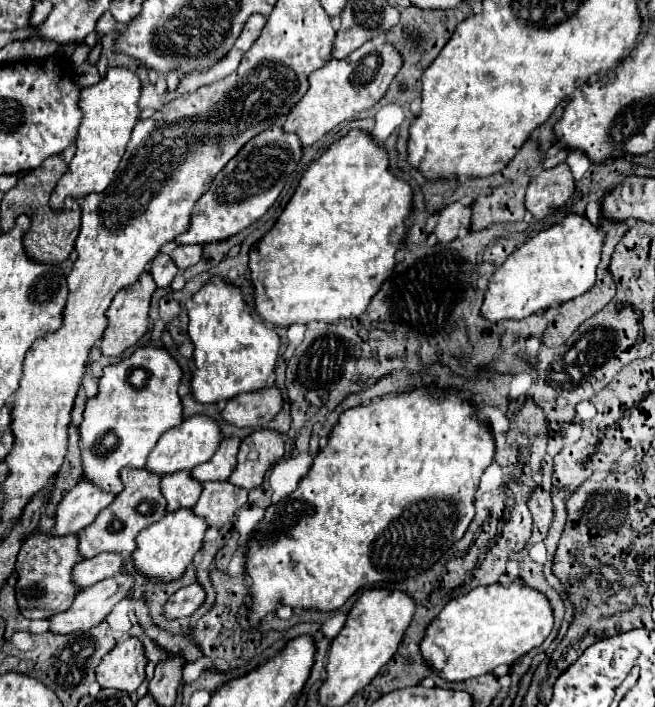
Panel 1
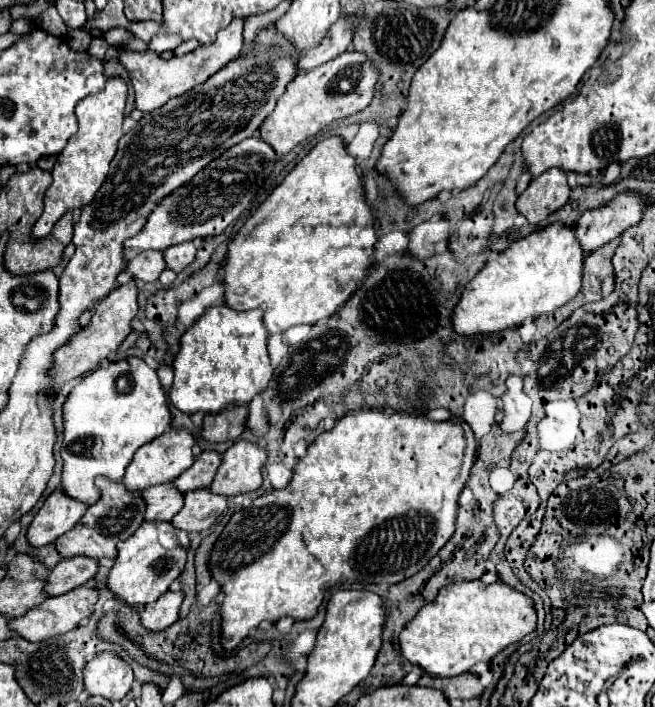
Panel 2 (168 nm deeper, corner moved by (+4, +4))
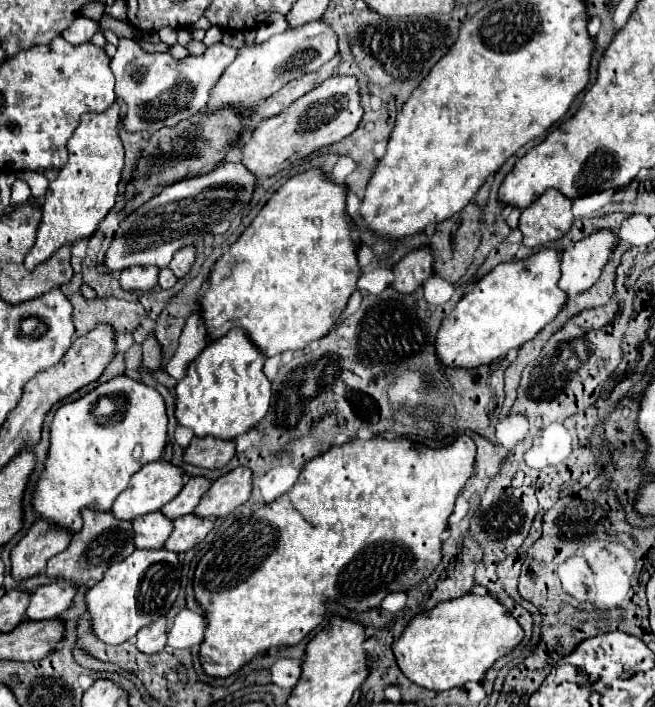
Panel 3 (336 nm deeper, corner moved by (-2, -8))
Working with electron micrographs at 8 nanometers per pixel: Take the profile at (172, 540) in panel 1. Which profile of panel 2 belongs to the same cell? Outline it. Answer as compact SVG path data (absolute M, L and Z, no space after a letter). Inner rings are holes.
M144 522L128 540L118 544L118 558L108 576L110 590L116 594L116 598L138 608L158 600L182 574L188 548L188 532L176 528L172 522Z

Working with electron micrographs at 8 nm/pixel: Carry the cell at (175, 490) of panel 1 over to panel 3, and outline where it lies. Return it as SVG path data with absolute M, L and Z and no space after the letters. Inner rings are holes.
M152 512L152 516L140 516L132 522L134 528L134 546L138 550L156 550L162 548L166 536L172 532L172 520L162 512Z

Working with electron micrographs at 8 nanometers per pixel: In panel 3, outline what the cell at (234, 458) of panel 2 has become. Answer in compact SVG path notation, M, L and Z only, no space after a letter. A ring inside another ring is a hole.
M244 466L220 476L210 484L194 510L198 518L222 518L242 506L252 492L252 472Z

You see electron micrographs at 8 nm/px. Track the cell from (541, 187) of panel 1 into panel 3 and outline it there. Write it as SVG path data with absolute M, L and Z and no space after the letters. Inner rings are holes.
M548 190L520 216L520 232L524 234L522 244L536 248L560 240L566 236L572 222L572 202L560 196L560 192Z

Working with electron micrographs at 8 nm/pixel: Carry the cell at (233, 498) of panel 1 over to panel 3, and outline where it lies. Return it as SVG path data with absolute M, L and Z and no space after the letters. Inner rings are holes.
M188 514L184 518L176 518L174 530L168 536L168 540L164 542L164 548L168 548L170 552L176 552L176 554L182 554L182 552L194 548L200 540L204 540L212 528L214 528L214 520L196 518L192 514Z

